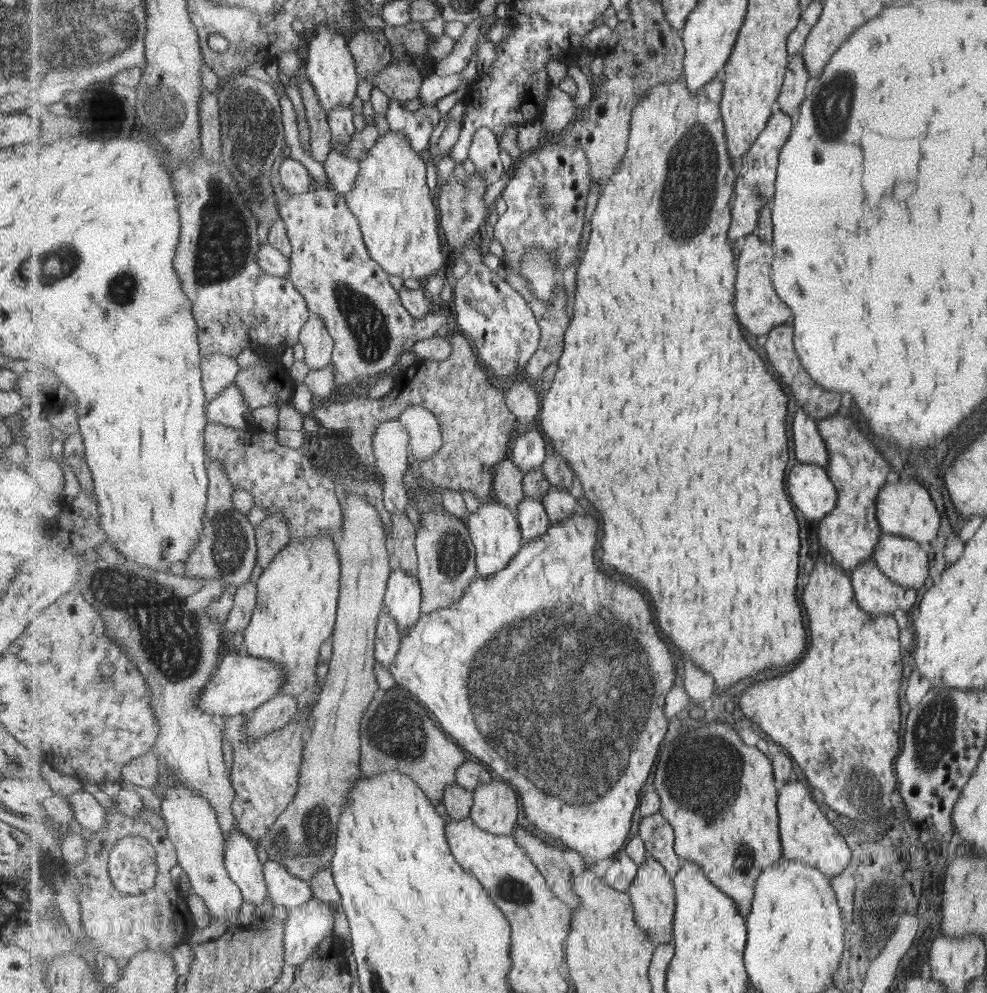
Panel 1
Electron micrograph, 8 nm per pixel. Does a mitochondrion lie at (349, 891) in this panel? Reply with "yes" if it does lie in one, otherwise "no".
no

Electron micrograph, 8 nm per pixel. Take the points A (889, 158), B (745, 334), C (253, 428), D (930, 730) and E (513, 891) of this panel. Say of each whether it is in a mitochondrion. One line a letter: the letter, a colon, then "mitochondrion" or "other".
A: other
B: other
C: other
D: mitochondrion
E: mitochondrion

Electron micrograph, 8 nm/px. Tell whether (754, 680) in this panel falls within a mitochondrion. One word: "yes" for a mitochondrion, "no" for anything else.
no

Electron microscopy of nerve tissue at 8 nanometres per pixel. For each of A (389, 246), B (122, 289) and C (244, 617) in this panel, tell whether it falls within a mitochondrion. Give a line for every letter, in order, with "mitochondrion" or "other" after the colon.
A: other
B: mitochondrion
C: other

